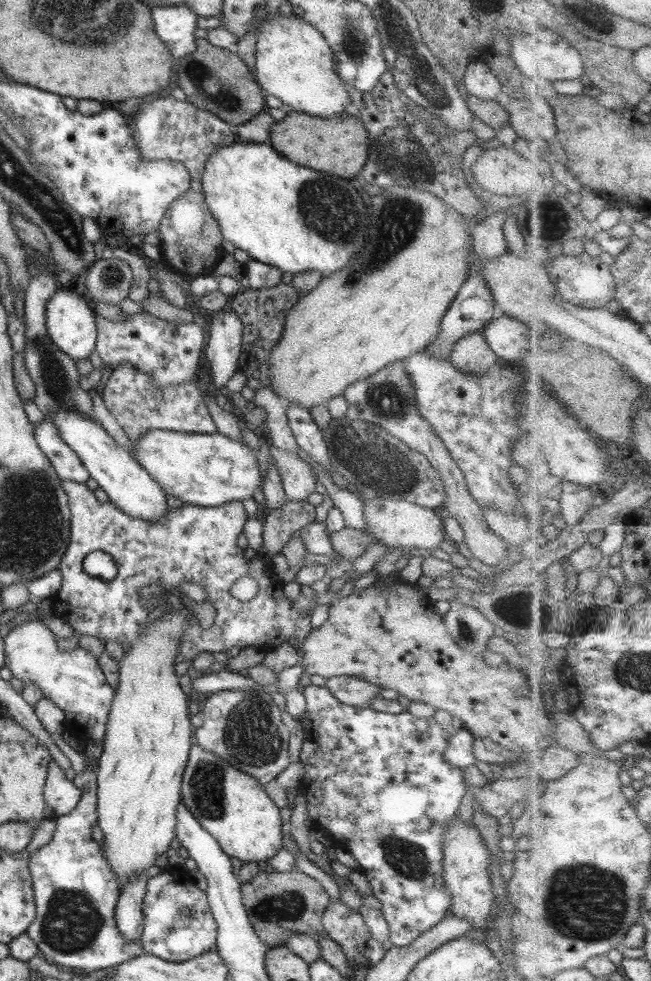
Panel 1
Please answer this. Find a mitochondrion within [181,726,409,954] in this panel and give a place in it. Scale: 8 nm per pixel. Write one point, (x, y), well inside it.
(207, 778)

